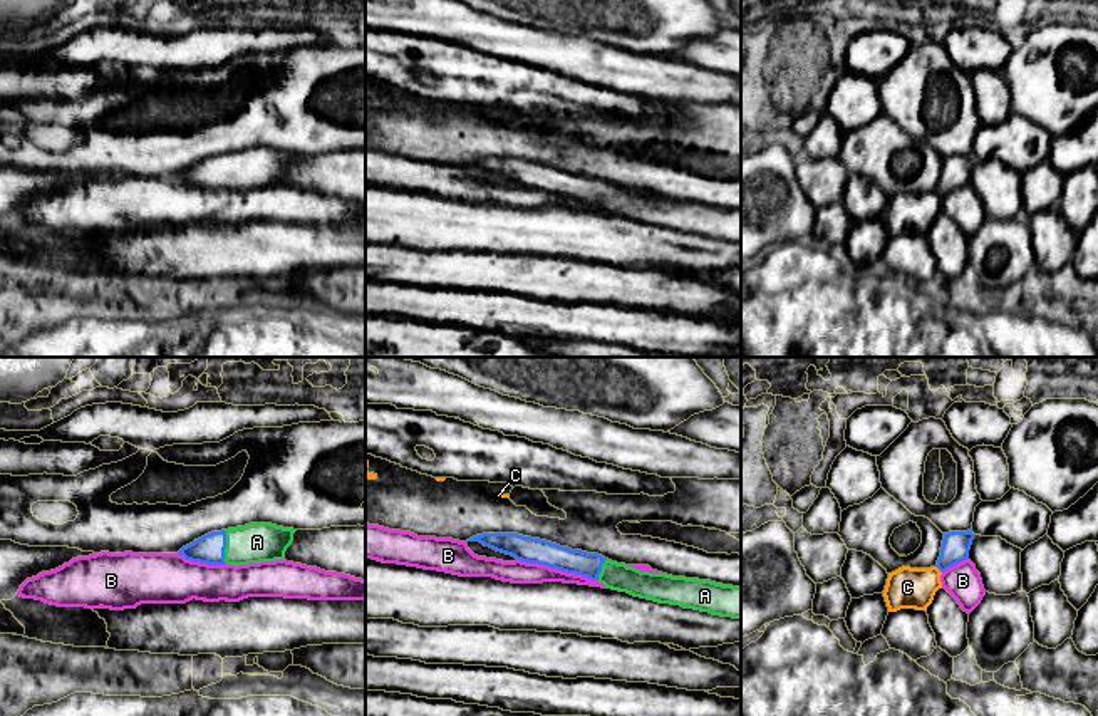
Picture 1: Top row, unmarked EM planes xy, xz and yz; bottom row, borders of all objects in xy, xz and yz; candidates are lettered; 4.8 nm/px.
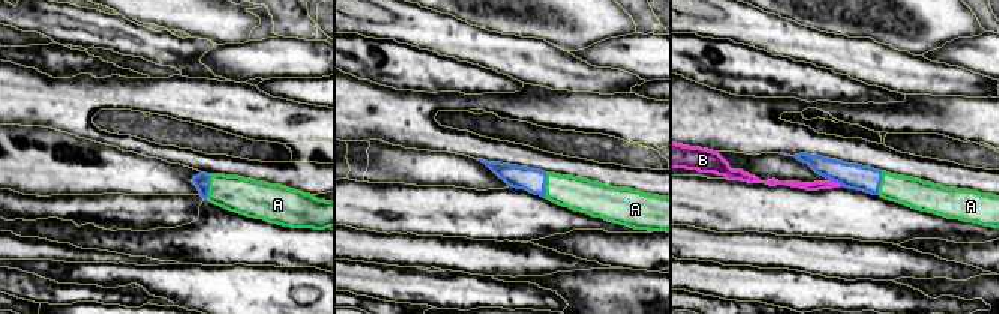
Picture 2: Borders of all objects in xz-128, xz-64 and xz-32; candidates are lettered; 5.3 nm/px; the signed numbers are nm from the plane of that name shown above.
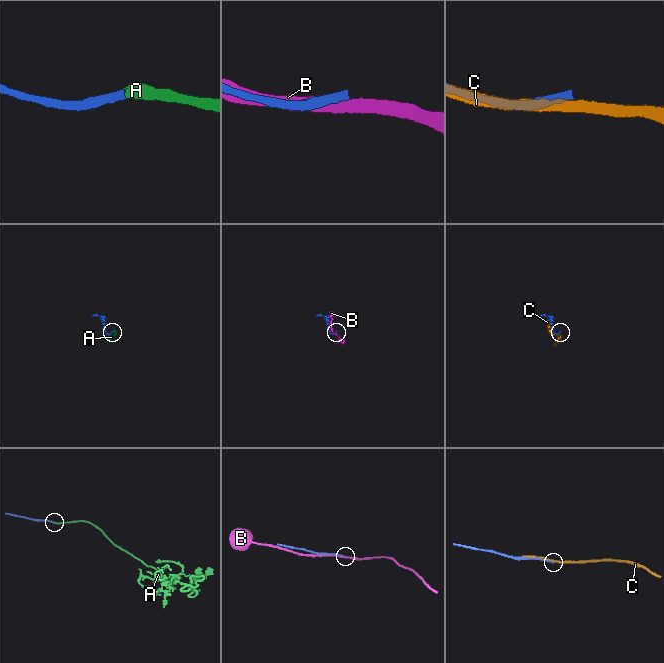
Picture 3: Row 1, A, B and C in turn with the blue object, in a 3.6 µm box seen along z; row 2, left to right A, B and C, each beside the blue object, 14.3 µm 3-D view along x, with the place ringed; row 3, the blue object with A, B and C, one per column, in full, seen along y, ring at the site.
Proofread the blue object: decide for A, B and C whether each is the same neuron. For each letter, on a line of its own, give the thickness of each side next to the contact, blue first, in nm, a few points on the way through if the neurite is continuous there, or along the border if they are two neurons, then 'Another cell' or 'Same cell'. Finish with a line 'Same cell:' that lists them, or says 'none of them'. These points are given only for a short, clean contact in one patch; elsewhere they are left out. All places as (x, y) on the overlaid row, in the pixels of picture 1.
A: Thickness 140 nm (blue) against 190 nm. Same cell
B: Thickness 130 nm (blue) against 110 nm. Another cell
C: Thickness 140 nm (blue) against 190 nm. Another cell
Same cell: A

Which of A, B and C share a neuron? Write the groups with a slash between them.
A / B / C

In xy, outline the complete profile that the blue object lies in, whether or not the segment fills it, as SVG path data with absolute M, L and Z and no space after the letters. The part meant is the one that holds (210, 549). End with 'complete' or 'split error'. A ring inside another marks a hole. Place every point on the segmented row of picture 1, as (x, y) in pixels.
M250 523L245 527L211 532L178 553L186 560L208 565L248 565L285 560L285 552L293 542L293 528L272 523Z | split error

